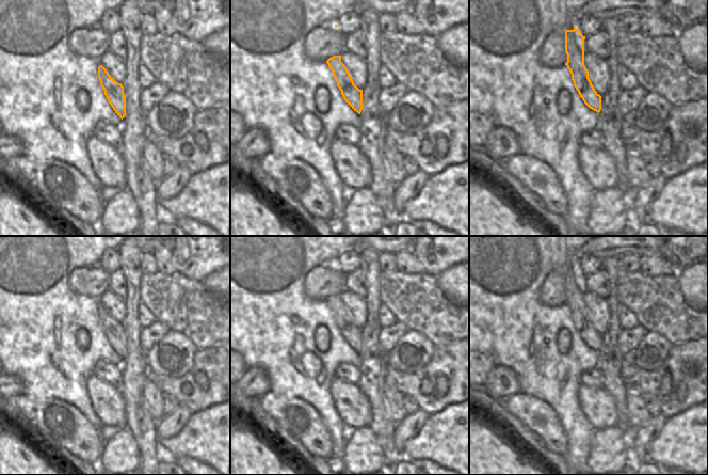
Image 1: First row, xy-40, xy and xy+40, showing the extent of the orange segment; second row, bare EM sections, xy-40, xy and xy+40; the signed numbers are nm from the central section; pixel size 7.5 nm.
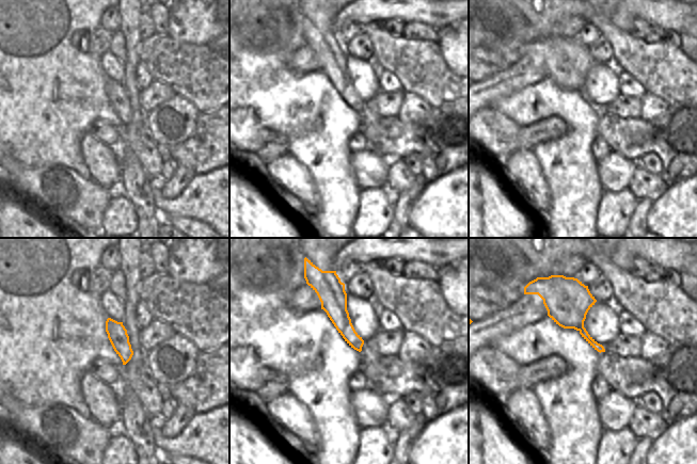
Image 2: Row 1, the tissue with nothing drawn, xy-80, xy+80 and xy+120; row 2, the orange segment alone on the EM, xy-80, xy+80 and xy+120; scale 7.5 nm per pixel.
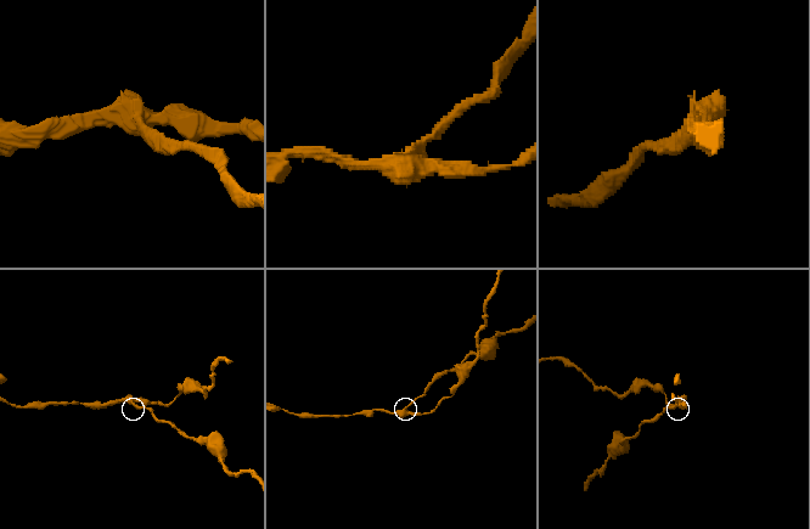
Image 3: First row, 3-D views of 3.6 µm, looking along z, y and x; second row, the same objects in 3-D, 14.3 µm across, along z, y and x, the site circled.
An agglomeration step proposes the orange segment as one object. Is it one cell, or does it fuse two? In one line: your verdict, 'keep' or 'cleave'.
cleave

